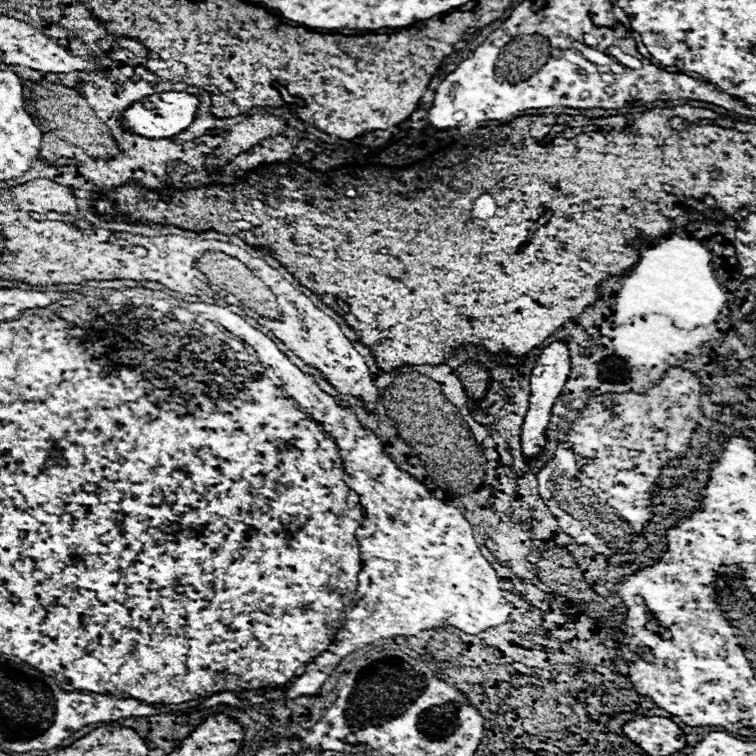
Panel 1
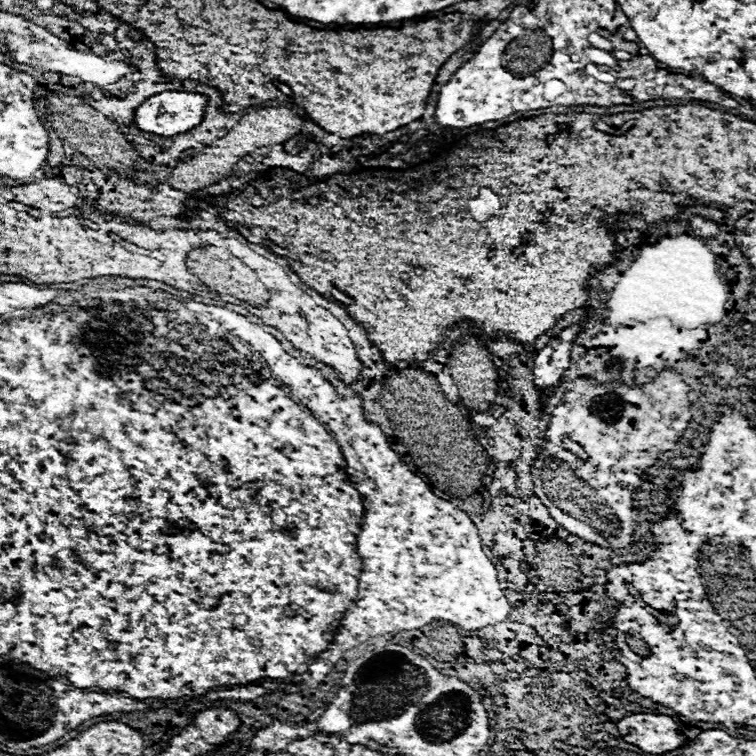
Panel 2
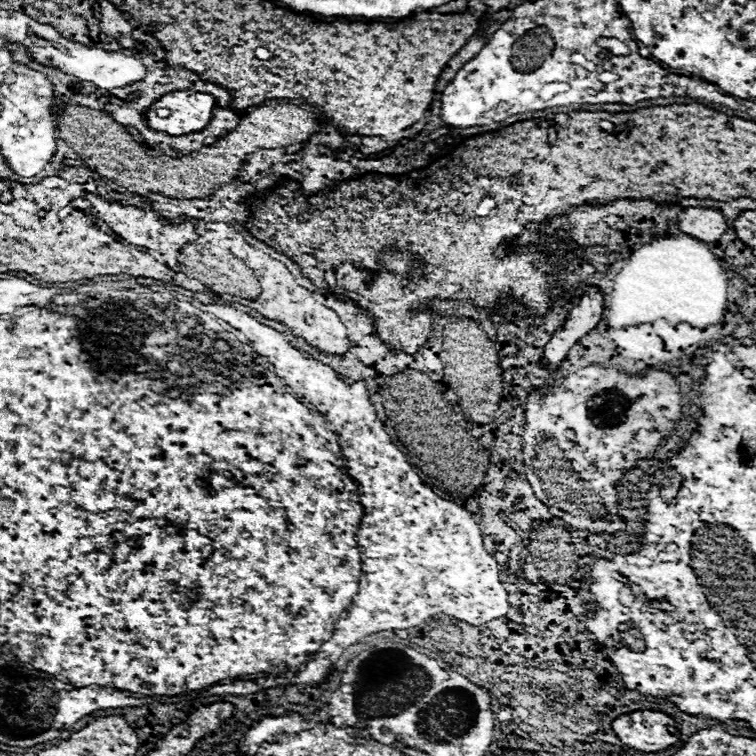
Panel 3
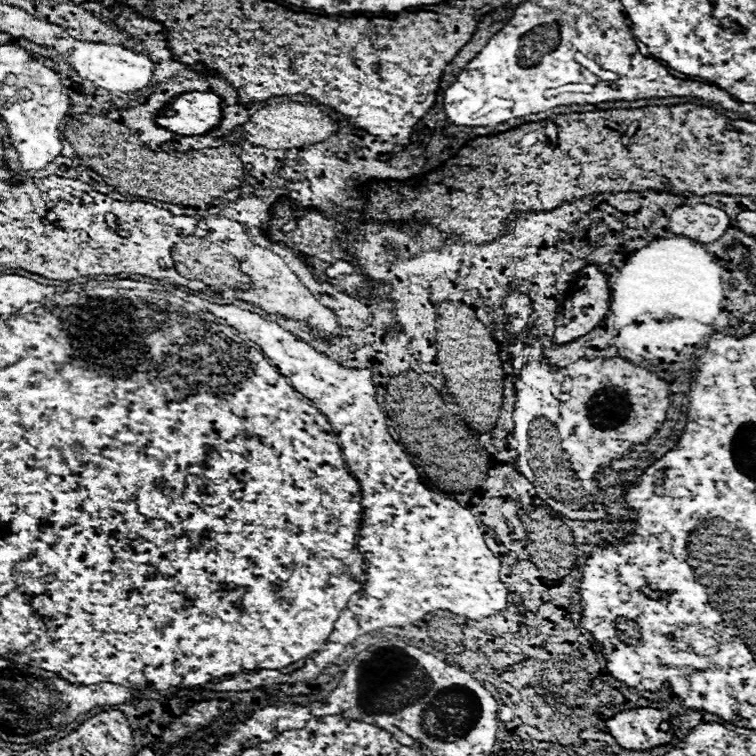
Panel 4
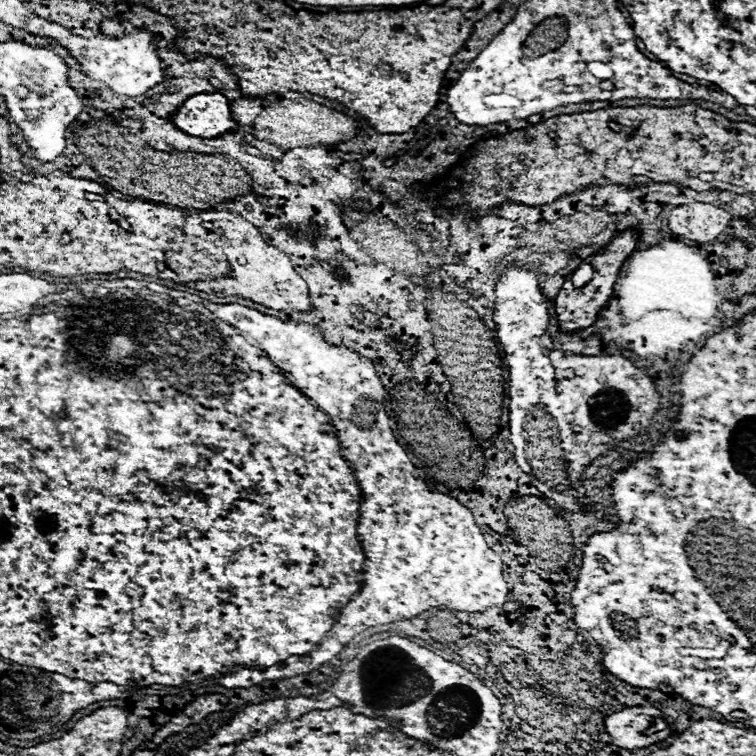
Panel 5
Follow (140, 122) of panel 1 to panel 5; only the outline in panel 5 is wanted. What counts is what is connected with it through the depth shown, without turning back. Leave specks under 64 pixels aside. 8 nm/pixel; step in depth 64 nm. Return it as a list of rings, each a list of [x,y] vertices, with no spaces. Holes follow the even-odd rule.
[[[220,92],[190,96],[170,120],[180,132],[198,138],[216,138],[236,128],[228,98]]]

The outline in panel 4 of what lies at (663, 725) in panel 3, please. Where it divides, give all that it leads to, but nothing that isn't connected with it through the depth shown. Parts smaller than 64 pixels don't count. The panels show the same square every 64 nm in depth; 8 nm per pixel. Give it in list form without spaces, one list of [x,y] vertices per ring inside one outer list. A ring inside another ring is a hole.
[[[634,708],[616,714],[606,722],[608,732],[616,738],[622,748],[628,750],[652,750],[656,746],[670,744],[672,732],[660,730],[664,714],[656,708]]]

